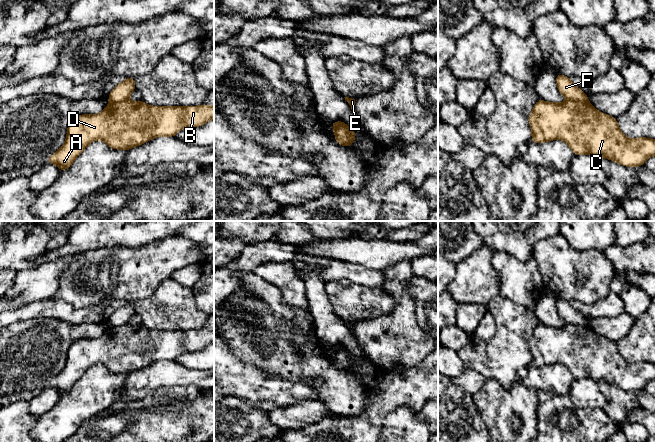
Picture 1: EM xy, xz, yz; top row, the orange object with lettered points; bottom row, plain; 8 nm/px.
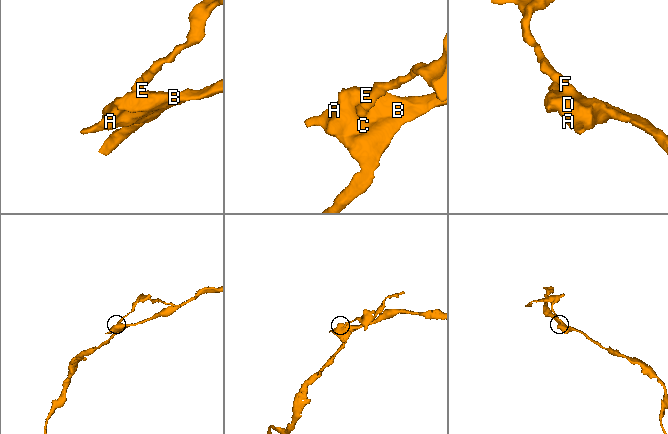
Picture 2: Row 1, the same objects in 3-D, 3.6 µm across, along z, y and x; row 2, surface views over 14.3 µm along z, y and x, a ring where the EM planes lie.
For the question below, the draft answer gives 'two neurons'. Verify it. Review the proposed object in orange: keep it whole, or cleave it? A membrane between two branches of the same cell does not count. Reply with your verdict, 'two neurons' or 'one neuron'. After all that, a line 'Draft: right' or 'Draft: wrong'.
two neurons
Draft: right

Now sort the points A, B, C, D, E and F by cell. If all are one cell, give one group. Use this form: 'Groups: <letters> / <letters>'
Groups: A B C D E / F

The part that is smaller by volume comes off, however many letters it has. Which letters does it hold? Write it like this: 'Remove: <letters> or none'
Remove: F

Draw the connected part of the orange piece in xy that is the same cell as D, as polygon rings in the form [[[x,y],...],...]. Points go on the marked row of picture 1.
[[[125,99],[118,103],[110,102],[106,108],[96,115],[79,115],[67,128],[67,137],[63,146],[47,159],[47,163],[55,164],[60,171],[68,169],[78,155],[94,140],[104,141],[111,149],[130,150],[140,146],[152,138],[159,136],[175,137],[180,129],[202,126],[214,119],[214,106],[149,106],[143,101],[131,102]]]

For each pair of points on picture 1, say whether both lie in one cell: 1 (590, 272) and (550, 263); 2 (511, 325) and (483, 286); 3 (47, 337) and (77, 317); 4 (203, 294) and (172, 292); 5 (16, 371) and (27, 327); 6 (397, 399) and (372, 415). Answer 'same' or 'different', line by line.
1: same
2: different
3: different
4: different
5: same
6: same

